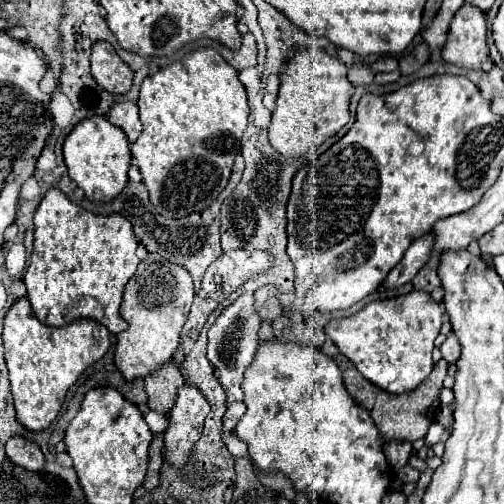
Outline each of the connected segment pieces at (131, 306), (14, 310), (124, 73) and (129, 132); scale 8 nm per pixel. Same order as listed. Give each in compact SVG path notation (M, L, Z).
M144 258L138 264L136 274L124 288L120 316L128 322L128 330L120 332L114 362L126 380L144 378L154 368L172 360L178 344L184 320L192 306L194 286L192 276L178 264L166 258Z
M28 298L16 300L4 318L4 356L10 370L10 386L18 422L36 432L48 428L58 416L68 388L92 362L98 362L108 348L110 332L104 324L80 318L64 328L50 328L34 316Z
M100 40L92 44L92 76L106 92L124 94L132 86L134 72L120 60L108 42Z
M116 102L110 108L110 112L108 112L108 120L114 126L122 128L130 142L134 142L140 136L140 132L142 132L142 124L138 120L138 106L136 106L136 102Z

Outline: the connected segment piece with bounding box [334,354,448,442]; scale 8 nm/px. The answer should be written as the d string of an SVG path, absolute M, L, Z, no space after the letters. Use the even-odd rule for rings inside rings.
M336 354L334 360L338 362L340 370L342 370L342 376L344 376L344 384L346 384L346 390L350 392L350 396L370 412L374 424L378 426L380 430L380 436L390 442L390 440L398 440L398 442L414 442L418 438L424 438L430 424L434 422L434 414L440 406L440 400L438 400L438 392L442 388L442 380L446 378L446 368L448 368L448 362L446 360L440 360L434 364L432 372L428 374L428 378L414 390L410 392L404 392L404 394L398 394L398 396L390 396L388 392L380 390L378 386L374 386L372 382L368 382L356 368L350 360L346 360L346 356L342 354Z

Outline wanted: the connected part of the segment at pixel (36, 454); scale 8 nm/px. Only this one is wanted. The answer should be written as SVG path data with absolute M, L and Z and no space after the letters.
M12 436L6 442L6 456L14 464L18 464L26 470L32 470L32 472L40 472L44 468L44 454L42 454L40 446L30 440L24 440L22 436Z

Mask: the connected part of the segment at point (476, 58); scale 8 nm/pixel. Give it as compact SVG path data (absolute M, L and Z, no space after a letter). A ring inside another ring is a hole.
M464 4L452 18L446 44L442 48L442 58L450 64L462 66L462 68L480 68L482 62L488 58L488 26L486 26L486 12L478 12L476 6Z

